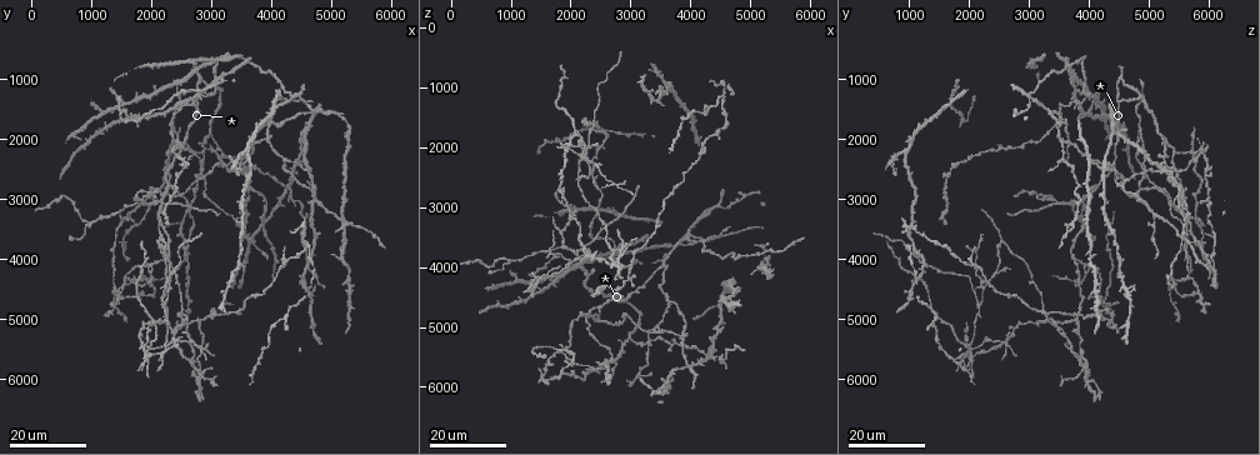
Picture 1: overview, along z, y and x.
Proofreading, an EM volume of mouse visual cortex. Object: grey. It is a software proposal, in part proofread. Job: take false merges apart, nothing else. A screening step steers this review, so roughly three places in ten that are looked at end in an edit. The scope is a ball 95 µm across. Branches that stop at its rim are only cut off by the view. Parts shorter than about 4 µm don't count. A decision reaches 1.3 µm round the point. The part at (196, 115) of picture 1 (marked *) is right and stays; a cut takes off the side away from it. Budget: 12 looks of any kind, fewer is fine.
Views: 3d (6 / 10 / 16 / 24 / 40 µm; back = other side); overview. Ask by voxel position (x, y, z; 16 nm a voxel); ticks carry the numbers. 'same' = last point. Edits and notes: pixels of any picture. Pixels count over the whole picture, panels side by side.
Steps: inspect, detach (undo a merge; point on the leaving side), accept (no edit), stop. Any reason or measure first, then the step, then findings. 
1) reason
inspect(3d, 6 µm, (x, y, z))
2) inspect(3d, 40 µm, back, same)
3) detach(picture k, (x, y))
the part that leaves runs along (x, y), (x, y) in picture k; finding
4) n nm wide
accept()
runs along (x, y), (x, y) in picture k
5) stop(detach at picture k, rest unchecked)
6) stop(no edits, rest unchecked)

side arm on a straight run
inspect(3d, 24 µm, (2950, 1900, 5200))

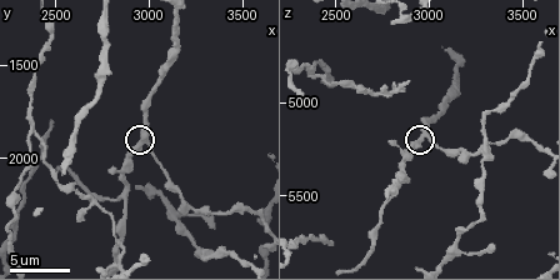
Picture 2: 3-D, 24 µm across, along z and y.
inspect(3d, 6 µm, (2980, 1900, 5180))

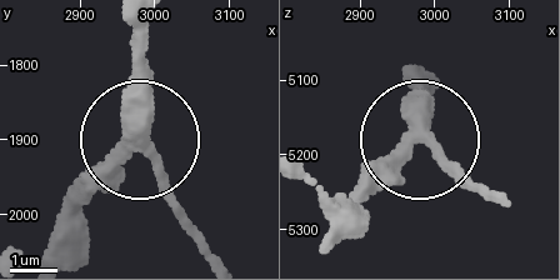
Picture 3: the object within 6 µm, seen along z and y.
330 nm wide
accept()
runs along (150, 28), (146, 123), (59, 215) in picture 3; all the same neuron

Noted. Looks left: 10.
a fork
inspect(3d, 16 µm, (4200, 2300, 3550))

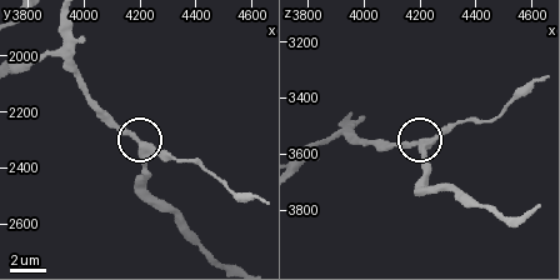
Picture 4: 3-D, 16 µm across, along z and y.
inspect(3d, 10 µm, (4240, 2340, 3550))

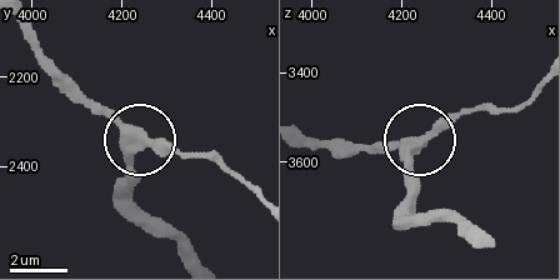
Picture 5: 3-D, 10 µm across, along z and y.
side arm 9 µm; 3 arms
accept()
continuous, no second neuron

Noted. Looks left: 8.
three arms meet
inspect(3d, 16 µm, (4200, 1700, 3500))

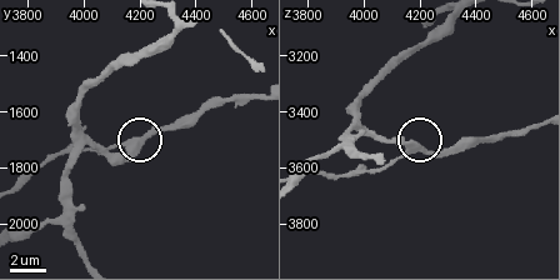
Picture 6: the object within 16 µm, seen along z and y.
inspect(3d, 6 µm, (4160, 1700, 3540))

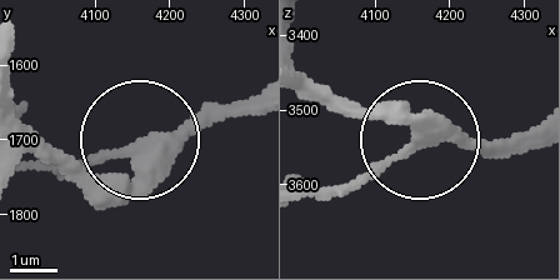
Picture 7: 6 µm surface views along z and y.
3 arms
detach(picture 7, (358, 188))
the part that leaves runs along (416, 143), (349, 183), (301, 190) in picture 7; two neurons meet here

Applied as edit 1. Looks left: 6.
arms part here
inspect(3d, 24 µm, (4350, 1300, 3050))

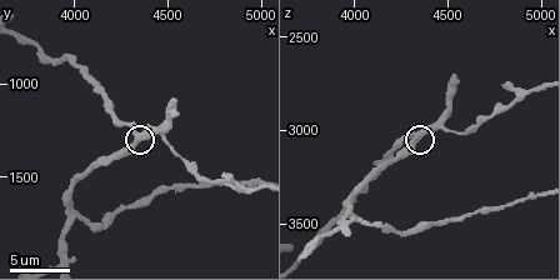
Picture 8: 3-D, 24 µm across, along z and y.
closer look
inspect(3d, 10 µm, (4340, 1260, 3000))

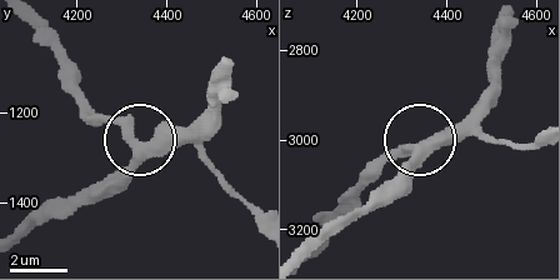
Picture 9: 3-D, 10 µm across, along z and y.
370 nm wide
accept()
runs along (24, 238), (89, 201), (139, 146), (200, 144) in picture 9; all the same neuron

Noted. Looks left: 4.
inspect(overview)

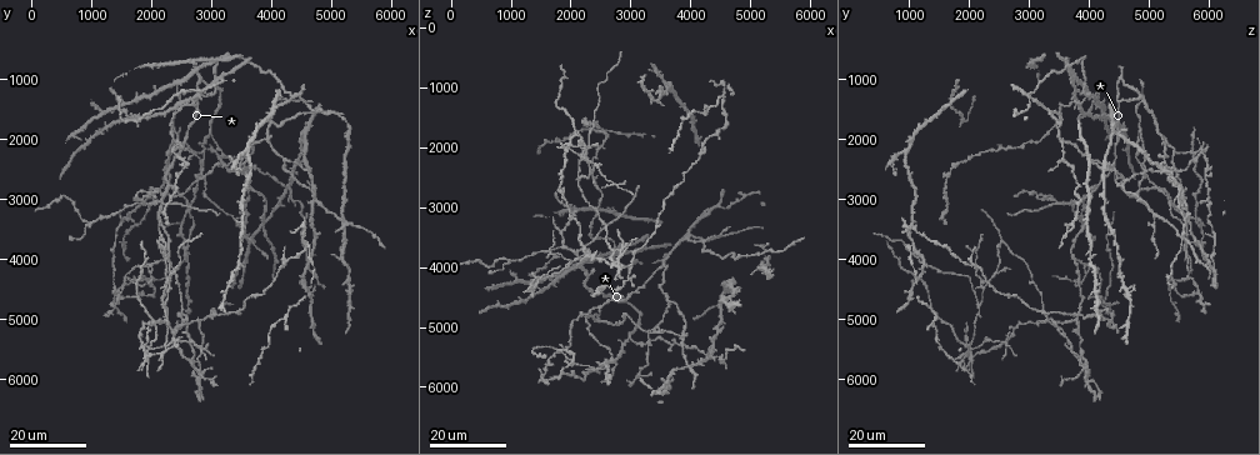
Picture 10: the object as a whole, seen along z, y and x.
a fork
inspect(3d, 16 µm, (2050, 3000, 3750))

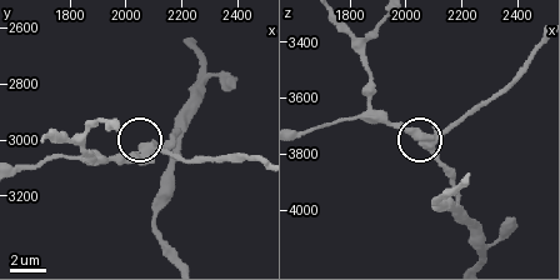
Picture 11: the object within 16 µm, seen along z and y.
inspect(3d, 10 µm, (2080, 3020, 3750))

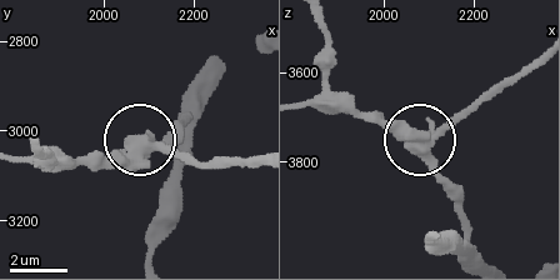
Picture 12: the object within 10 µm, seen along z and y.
inspect(3d, 10 µm, back, (2080, 3020, 3760))

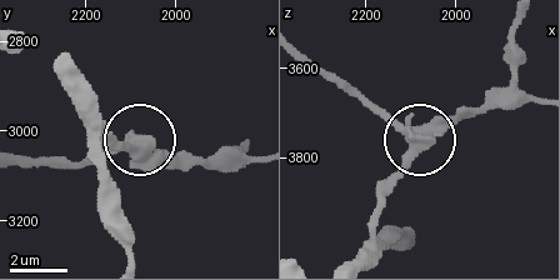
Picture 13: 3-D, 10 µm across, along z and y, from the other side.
3 arms
accept()
runs along (69, 86), (124, 144), (134, 139), (69, 165) in picture 13; continuous, no second neuron

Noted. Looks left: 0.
stop(detach at picture 7, rest unchecked)

